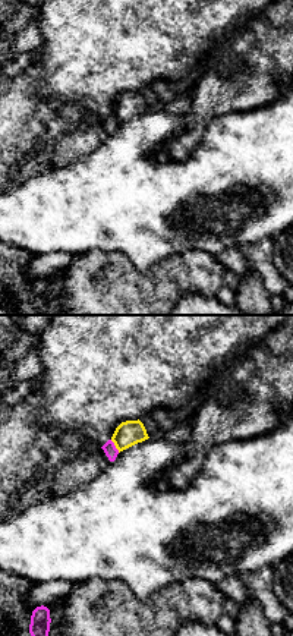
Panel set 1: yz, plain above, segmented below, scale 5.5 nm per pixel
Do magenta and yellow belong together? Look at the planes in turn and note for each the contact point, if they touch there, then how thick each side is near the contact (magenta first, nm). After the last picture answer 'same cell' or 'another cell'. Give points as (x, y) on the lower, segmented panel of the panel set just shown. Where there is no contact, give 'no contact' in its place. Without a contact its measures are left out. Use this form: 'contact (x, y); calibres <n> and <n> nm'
contact (115, 446); calibres 70 and 140 nm

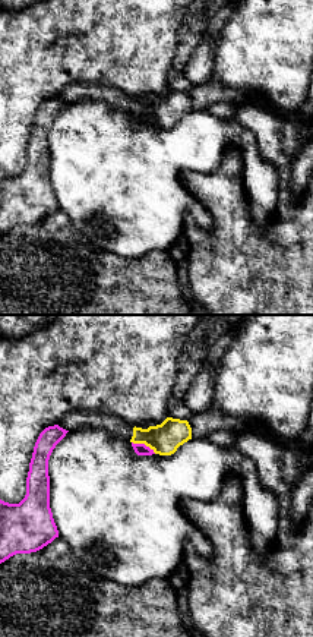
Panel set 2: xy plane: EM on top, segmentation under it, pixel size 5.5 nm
contact (144, 444); calibres 60 and 170 nm

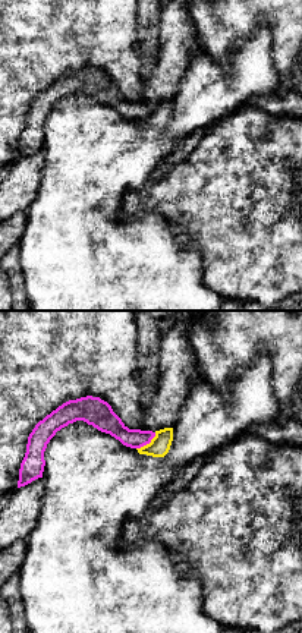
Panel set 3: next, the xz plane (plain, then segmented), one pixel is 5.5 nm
contact (147, 443); calibres 120 and 110 nm

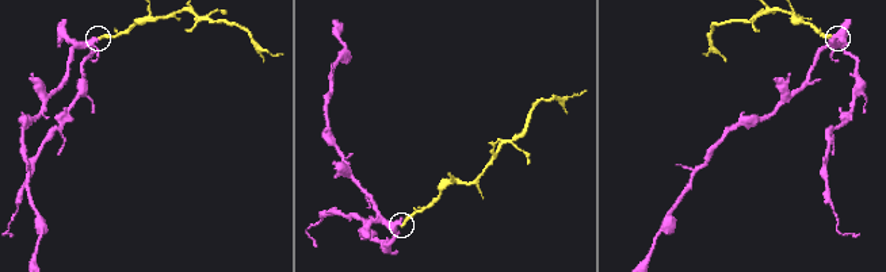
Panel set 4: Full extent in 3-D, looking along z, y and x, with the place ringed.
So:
another cell

